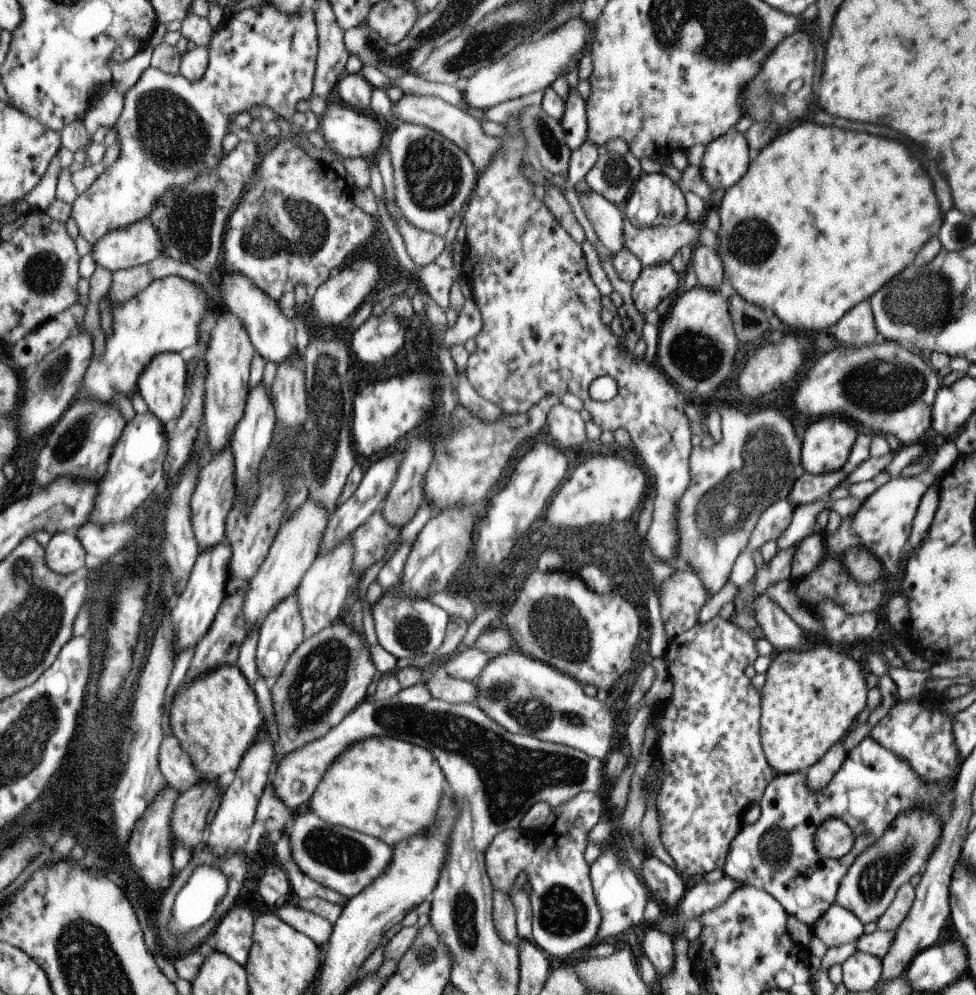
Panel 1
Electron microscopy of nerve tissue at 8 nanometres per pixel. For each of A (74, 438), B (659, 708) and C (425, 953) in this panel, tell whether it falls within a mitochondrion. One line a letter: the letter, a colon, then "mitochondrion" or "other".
A: mitochondrion
B: other
C: mitochondrion

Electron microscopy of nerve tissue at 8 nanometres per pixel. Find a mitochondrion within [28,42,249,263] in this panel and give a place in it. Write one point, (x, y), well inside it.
(172, 135)

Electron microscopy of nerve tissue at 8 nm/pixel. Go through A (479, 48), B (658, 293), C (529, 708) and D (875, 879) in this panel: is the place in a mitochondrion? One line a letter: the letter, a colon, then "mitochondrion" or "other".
A: mitochondrion
B: other
C: mitochondrion
D: mitochondrion

